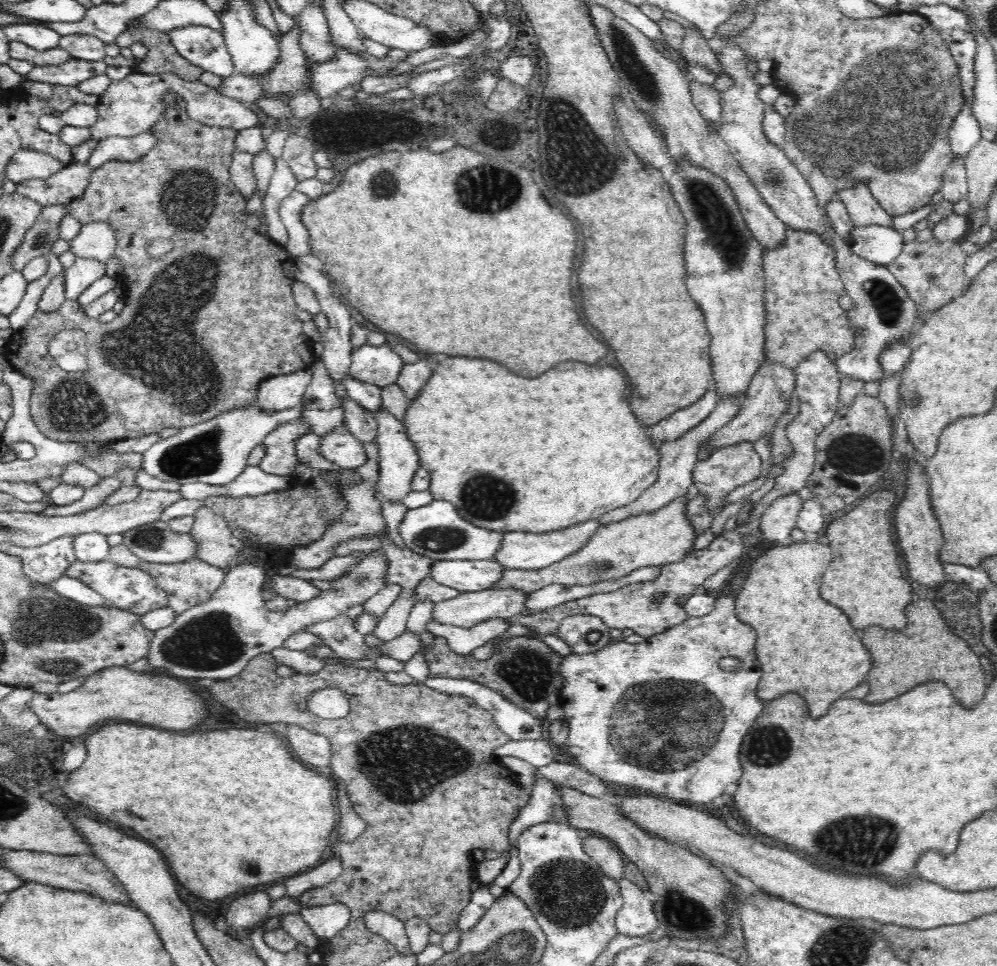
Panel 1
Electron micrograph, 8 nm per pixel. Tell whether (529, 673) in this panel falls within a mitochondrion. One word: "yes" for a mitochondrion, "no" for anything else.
yes

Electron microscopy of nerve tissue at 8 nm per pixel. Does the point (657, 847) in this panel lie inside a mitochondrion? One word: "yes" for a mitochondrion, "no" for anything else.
no

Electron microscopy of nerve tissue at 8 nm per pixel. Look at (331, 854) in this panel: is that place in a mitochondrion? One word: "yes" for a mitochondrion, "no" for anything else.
no

